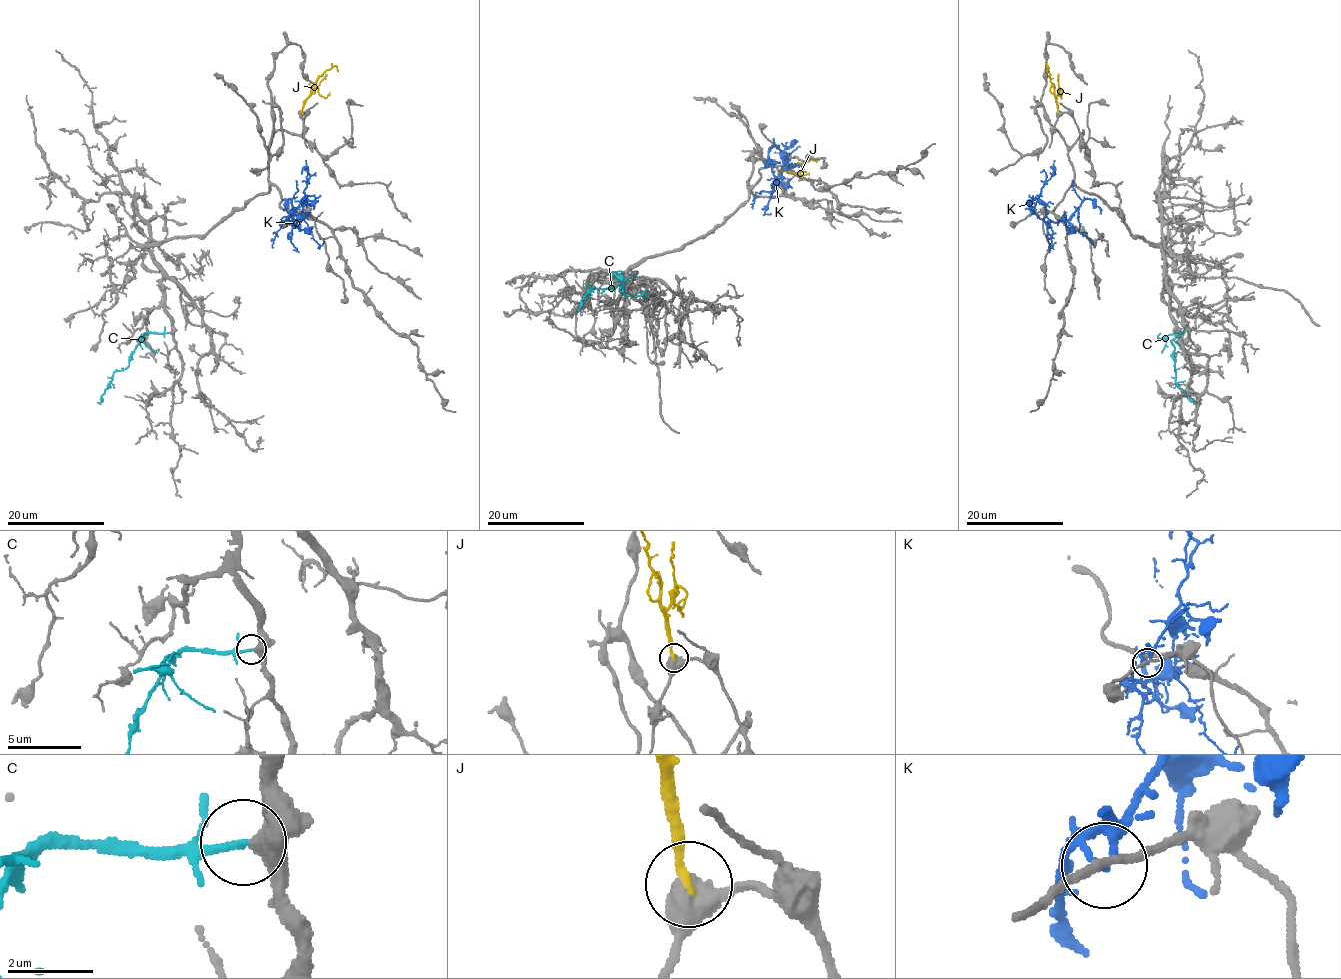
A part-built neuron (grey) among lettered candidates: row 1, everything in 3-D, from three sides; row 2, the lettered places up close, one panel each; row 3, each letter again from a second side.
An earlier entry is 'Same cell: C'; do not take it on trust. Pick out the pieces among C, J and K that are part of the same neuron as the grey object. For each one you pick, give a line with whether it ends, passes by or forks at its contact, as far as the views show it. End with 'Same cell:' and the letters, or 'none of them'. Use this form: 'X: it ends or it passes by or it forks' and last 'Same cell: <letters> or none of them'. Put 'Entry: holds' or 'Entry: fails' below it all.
C: it ends
Same cell: C
Entry: holds

